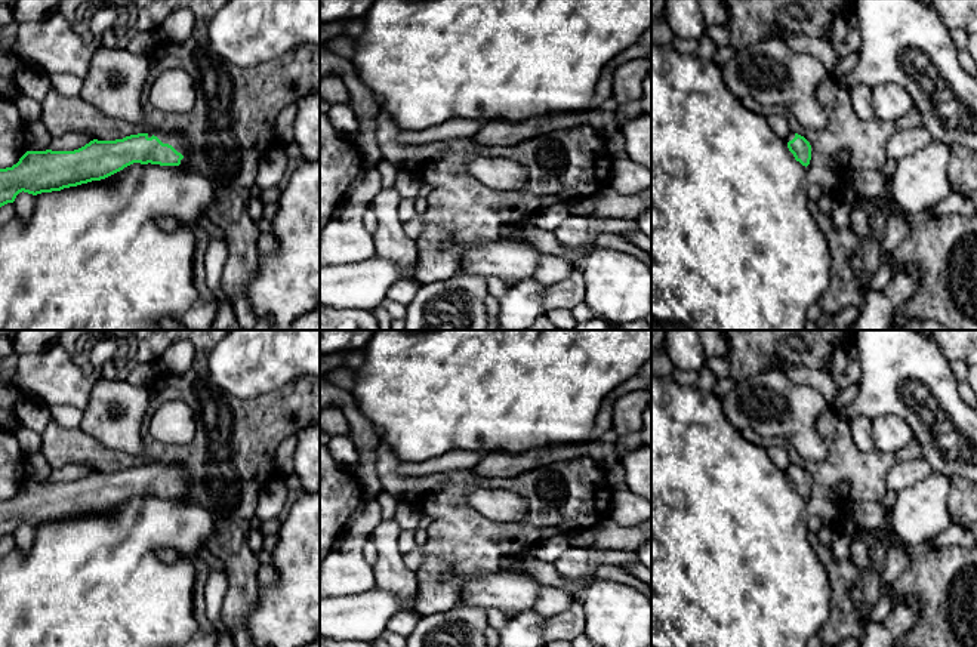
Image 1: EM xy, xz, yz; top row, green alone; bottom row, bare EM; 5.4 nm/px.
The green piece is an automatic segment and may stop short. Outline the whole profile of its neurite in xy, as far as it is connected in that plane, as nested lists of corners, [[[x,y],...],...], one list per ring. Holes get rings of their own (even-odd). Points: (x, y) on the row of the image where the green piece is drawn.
[[[150,130],[115,141],[93,139],[74,151],[27,151],[12,167],[0,169],[0,207],[13,203],[19,192],[33,195],[61,191],[105,179],[124,167],[141,164],[179,166],[189,155],[187,139],[179,132]]]

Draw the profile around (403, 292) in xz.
[[[398,280],[388,289],[386,298],[409,306],[409,304],[414,299],[417,289],[417,284],[410,284],[406,280]]]

